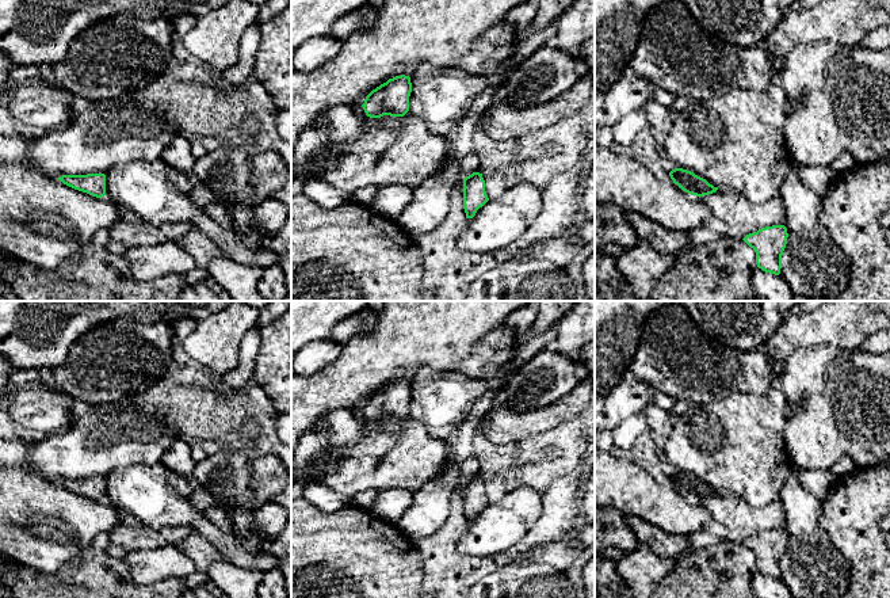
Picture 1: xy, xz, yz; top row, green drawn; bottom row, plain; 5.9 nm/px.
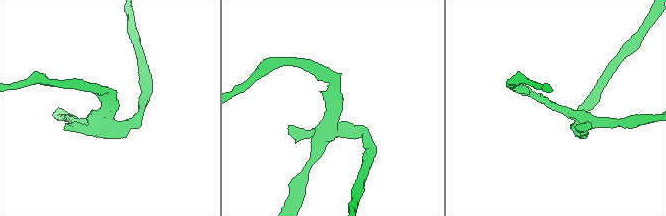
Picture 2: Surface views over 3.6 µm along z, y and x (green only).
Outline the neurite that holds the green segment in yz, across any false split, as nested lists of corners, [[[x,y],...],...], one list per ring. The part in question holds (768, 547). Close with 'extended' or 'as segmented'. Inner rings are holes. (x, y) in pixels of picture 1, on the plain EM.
[[[772,529],[749,537],[742,544],[755,553],[759,572],[779,579],[787,541],[788,537],[784,529]]] | as segmented

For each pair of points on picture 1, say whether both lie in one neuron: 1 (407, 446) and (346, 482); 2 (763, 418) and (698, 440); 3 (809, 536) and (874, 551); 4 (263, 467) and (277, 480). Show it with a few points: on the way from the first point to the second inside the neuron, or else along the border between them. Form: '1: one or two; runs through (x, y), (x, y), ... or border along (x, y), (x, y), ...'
1: one; runs through (392, 450), (371, 456), (361, 467)
2: one; runs through (747, 431), (738, 440), (714, 440)
3: two; border along (820, 511), (820, 526), (848, 562), (850, 568)
4: one; runs through (266, 469), (274, 477)

